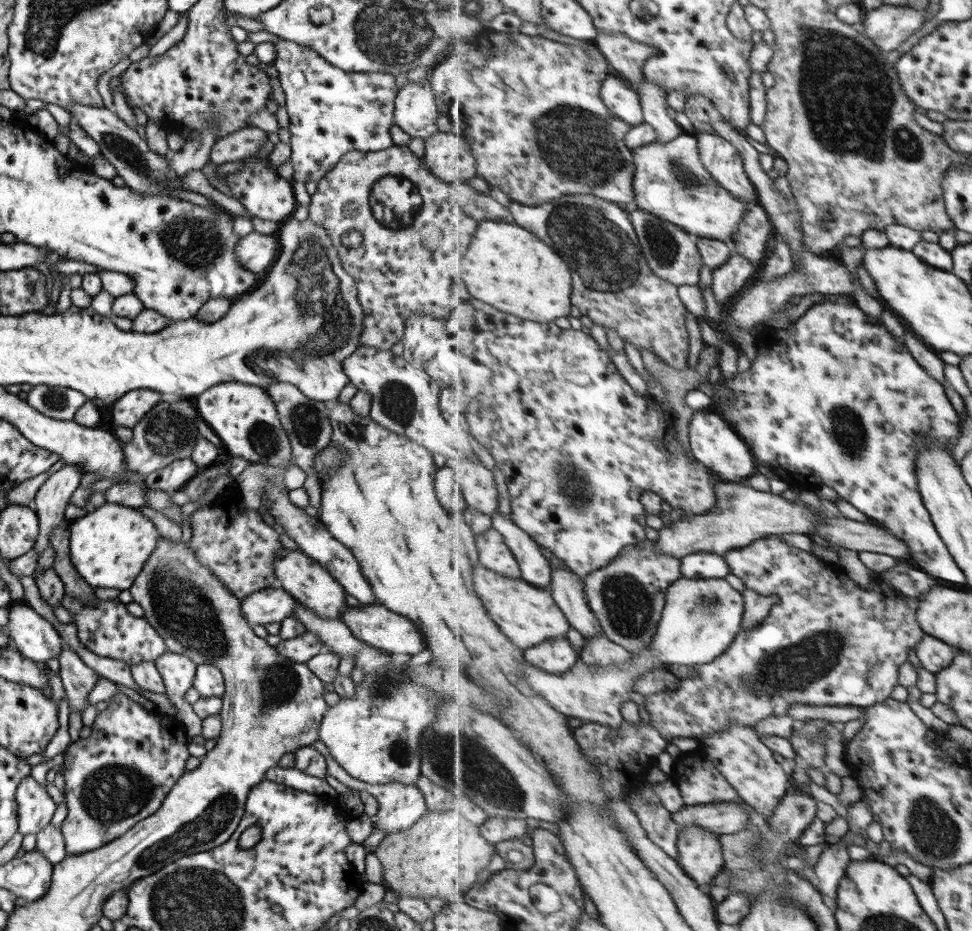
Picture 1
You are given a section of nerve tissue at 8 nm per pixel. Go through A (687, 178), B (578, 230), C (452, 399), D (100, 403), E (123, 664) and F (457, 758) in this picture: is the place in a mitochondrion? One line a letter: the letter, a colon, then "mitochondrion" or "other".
A: mitochondrion
B: mitochondrion
C: other
D: other
E: other
F: mitochondrion

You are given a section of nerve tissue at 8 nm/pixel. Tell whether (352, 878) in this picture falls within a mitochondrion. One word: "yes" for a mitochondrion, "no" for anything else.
no

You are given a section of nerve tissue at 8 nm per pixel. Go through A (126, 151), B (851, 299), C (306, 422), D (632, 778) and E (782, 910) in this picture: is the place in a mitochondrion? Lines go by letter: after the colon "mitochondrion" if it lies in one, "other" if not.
A: mitochondrion
B: other
C: mitochondrion
D: other
E: mitochondrion

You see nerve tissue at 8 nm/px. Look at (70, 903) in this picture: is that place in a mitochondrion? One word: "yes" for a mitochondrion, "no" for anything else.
no

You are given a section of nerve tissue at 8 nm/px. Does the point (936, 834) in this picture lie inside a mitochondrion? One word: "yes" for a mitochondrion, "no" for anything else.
yes

